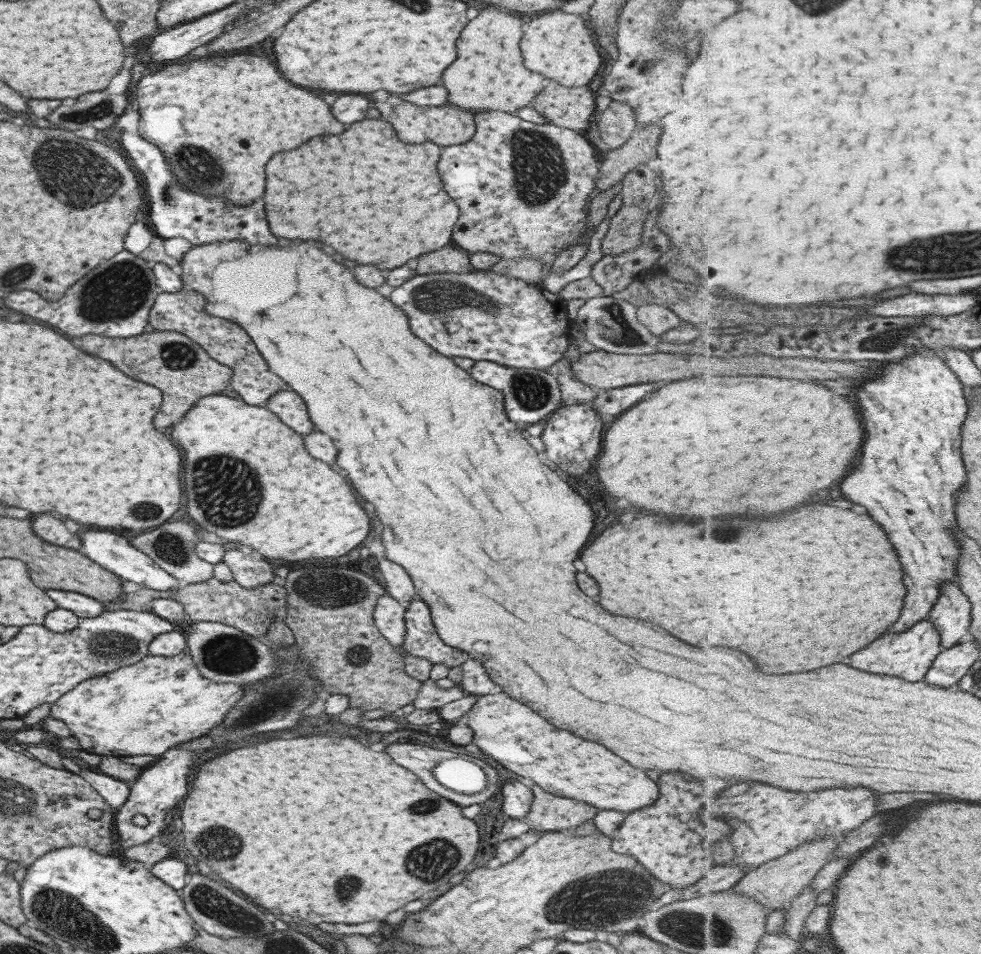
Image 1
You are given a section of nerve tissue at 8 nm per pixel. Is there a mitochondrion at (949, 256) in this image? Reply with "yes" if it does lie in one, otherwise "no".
yes

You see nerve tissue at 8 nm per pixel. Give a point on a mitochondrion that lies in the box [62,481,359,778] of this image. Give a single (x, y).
(278, 699)

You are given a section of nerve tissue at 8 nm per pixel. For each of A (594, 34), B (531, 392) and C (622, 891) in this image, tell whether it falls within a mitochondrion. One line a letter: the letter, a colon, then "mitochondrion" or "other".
A: other
B: mitochondrion
C: mitochondrion

